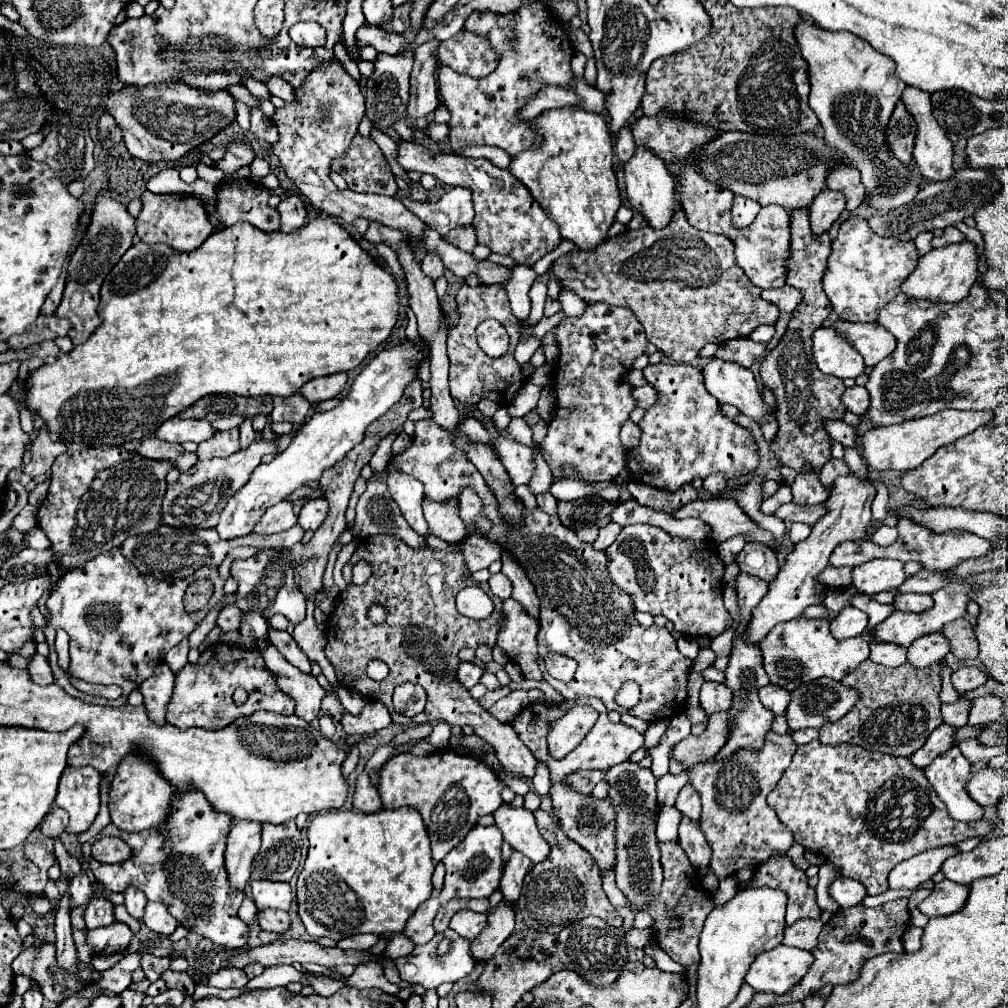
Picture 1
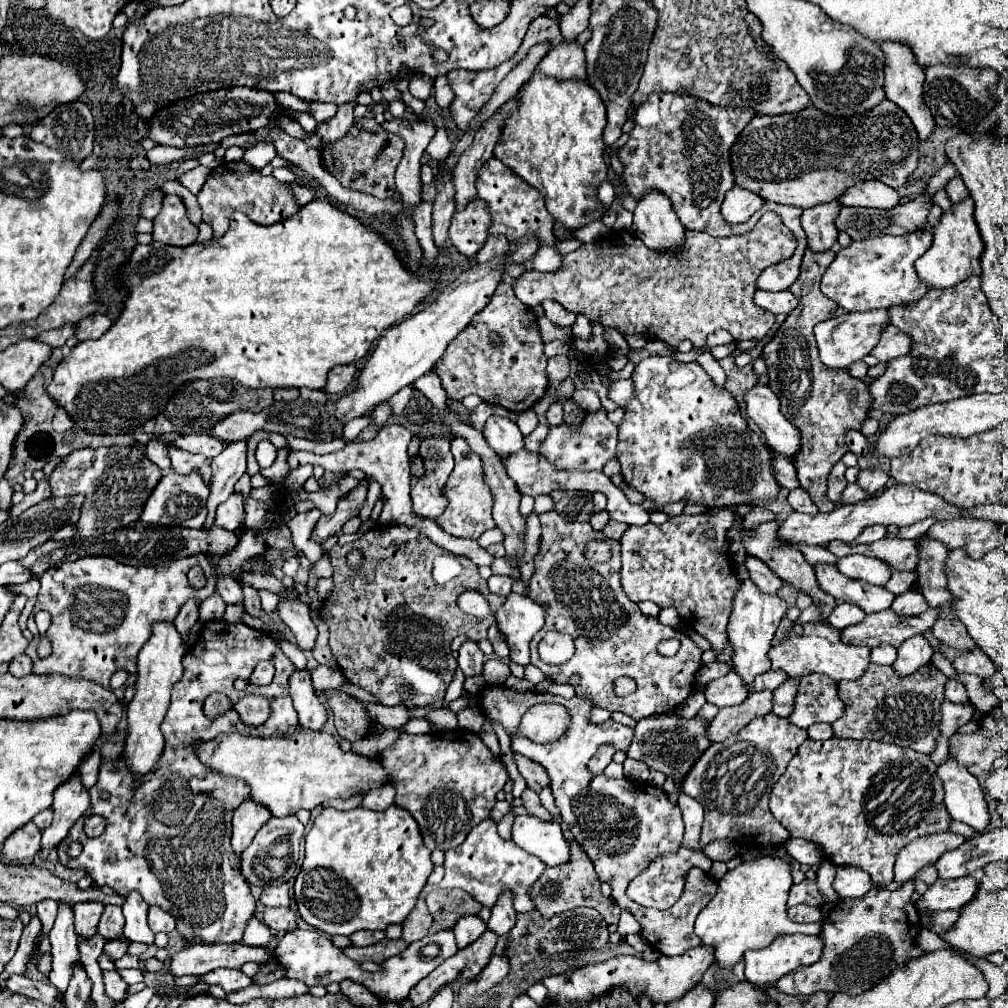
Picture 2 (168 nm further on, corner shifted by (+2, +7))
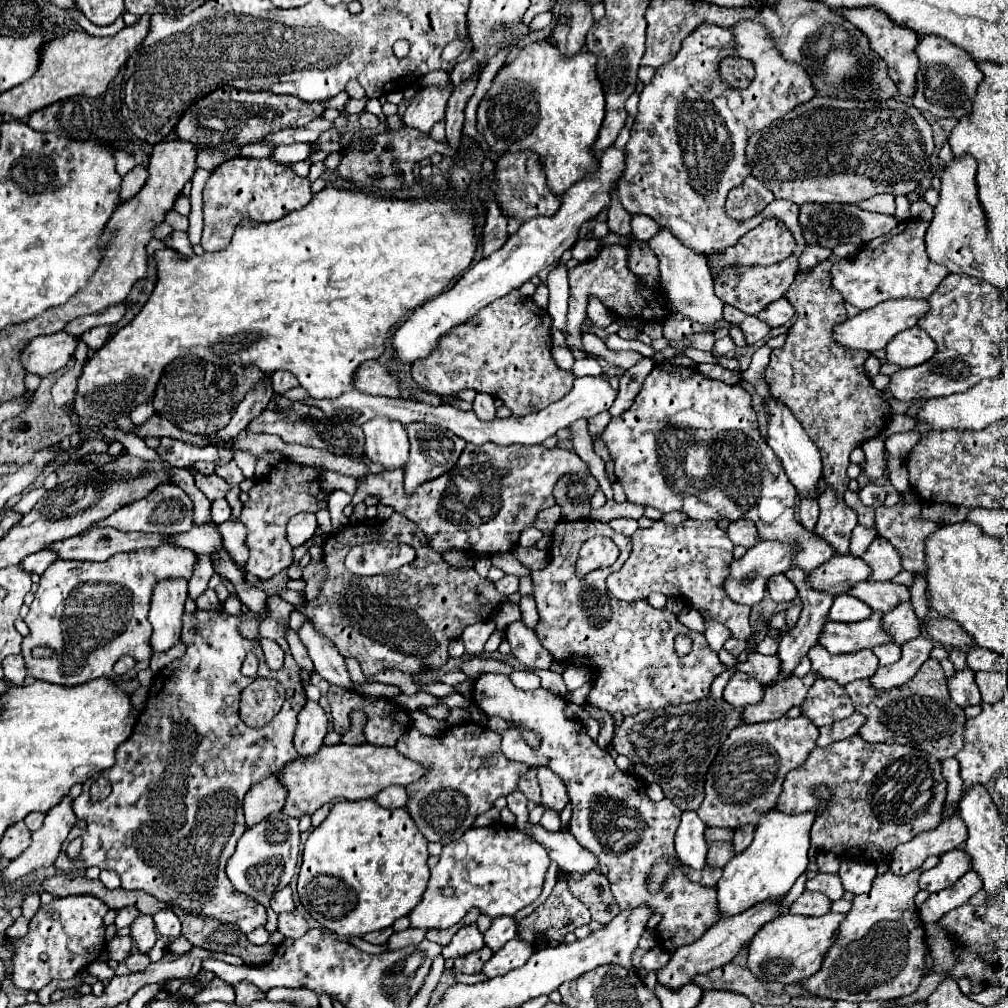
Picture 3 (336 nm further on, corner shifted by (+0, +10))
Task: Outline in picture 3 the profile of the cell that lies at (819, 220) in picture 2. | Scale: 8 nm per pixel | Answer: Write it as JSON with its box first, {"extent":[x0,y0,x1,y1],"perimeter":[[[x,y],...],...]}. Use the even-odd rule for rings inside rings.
{"extent":[799,245,831,271],"perimeter":[[[807,245],[805,251],[799,257],[799,271],[809,271],[811,267],[815,267],[819,261],[831,257],[831,249],[819,247],[819,245]]]}

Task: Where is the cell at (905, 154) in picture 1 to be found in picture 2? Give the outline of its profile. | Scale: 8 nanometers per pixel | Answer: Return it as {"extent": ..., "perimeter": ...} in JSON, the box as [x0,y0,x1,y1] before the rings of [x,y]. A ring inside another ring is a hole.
{"extent":[731,100,919,208],"perimeter":[[[883,100],[865,114],[847,118],[825,114],[809,104],[795,114],[755,116],[745,132],[739,134],[739,140],[731,150],[731,164],[737,186],[759,194],[763,200],[813,208],[823,202],[839,200],[845,190],[855,186],[859,180],[879,180],[891,188],[903,186],[919,164],[919,138],[907,114],[889,100]]]}

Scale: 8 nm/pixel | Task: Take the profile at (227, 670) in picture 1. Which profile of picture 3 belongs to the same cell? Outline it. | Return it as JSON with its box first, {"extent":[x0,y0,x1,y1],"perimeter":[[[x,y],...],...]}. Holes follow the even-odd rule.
{"extent":[55,597,305,933],"perimeter":[[[269,597],[267,603],[277,603],[277,611],[269,615],[269,619],[259,619],[259,639],[273,639],[285,651],[285,665],[279,671],[267,667],[261,651],[259,639],[245,639],[239,633],[239,625],[243,621],[255,619],[253,613],[231,617],[223,609],[217,611],[197,611],[193,617],[183,617],[183,641],[187,643],[187,653],[181,659],[171,661],[163,667],[149,689],[145,709],[139,713],[137,723],[133,727],[131,737],[117,747],[117,761],[113,767],[97,773],[95,777],[83,783],[83,793],[73,801],[73,809],[77,819],[85,821],[85,829],[71,829],[67,843],[81,835],[83,849],[77,861],[69,861],[65,855],[65,847],[55,859],[55,867],[63,871],[73,869],[89,869],[99,867],[107,871],[115,871],[121,877],[123,889],[139,889],[145,891],[169,907],[181,909],[185,913],[193,913],[197,917],[213,917],[223,925],[235,925],[243,933],[251,933],[255,927],[265,925],[267,913],[265,907],[245,893],[237,893],[229,883],[225,873],[225,865],[233,855],[233,849],[239,837],[245,833],[243,819],[243,797],[251,785],[263,781],[265,777],[279,771],[285,763],[297,757],[293,749],[293,733],[297,727],[297,713],[305,705],[305,689],[299,681],[299,665],[289,653],[289,645],[285,641],[285,627],[293,605],[283,601],[281,597]],[[247,653],[255,653],[259,659],[257,677],[277,679],[287,695],[279,717],[275,717],[263,729],[251,729],[239,719],[239,693],[253,683],[257,677],[241,675],[241,663]],[[105,777],[111,781],[111,795],[99,803],[91,803],[89,787],[93,779]]]}

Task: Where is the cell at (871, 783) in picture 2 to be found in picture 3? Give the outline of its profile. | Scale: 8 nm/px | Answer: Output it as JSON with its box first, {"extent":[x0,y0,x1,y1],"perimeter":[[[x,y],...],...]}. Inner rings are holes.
{"extent":[775,735,947,863],"perimeter":[[[853,735],[849,739],[835,741],[823,749],[815,747],[803,765],[789,771],[783,781],[783,791],[777,799],[775,809],[789,813],[789,815],[819,809],[811,825],[811,831],[809,831],[809,839],[813,847],[835,853],[839,859],[841,857],[863,857],[867,861],[879,863],[887,859],[887,855],[899,843],[907,843],[917,833],[931,831],[941,823],[945,795],[947,795],[947,785],[941,775],[941,763],[933,755],[921,749],[913,749],[913,747],[897,745],[897,743],[893,745],[867,743],[859,735]],[[817,787],[827,787],[831,793],[831,799],[829,801],[819,799],[815,795]]]}

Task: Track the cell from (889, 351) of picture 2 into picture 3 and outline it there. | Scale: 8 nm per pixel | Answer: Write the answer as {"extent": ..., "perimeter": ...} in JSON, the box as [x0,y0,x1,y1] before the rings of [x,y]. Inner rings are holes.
{"extent":[885,327,935,367],"perimeter":[[[919,327],[905,329],[885,347],[885,359],[899,367],[921,365],[935,353],[935,341]]]}

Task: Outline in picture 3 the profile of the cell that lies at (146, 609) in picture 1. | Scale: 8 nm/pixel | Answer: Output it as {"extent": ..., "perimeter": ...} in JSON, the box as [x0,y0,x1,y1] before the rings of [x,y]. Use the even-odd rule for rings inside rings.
{"extent":[23,545,197,685],"perimeter":[[[175,545],[117,553],[103,563],[53,561],[53,565],[41,573],[39,589],[25,617],[31,629],[23,639],[27,675],[59,685],[79,685],[97,677],[111,679],[119,685],[129,681],[129,677],[113,675],[113,665],[123,655],[131,655],[137,661],[133,673],[149,669],[153,651],[149,645],[151,625],[147,613],[153,587],[161,579],[191,579],[195,565],[197,555]],[[37,645],[53,647],[55,655],[49,659],[35,659],[31,649]]]}

